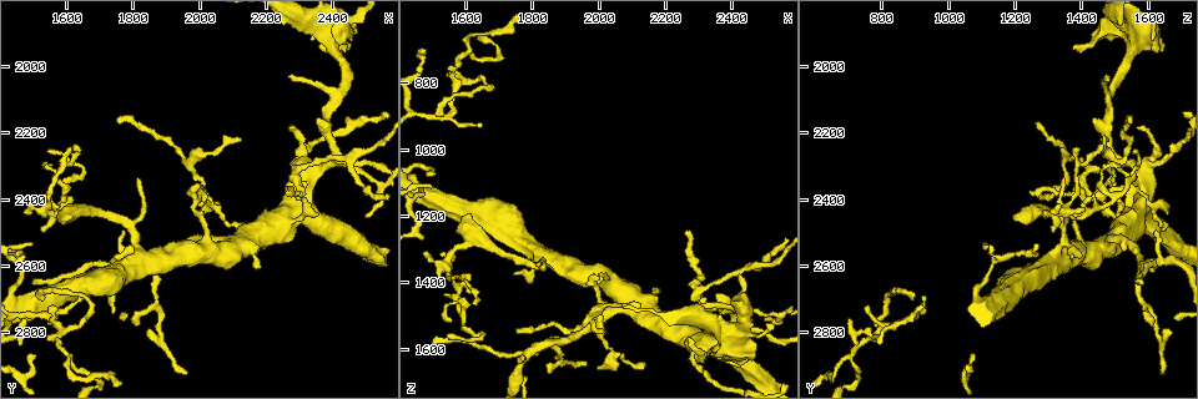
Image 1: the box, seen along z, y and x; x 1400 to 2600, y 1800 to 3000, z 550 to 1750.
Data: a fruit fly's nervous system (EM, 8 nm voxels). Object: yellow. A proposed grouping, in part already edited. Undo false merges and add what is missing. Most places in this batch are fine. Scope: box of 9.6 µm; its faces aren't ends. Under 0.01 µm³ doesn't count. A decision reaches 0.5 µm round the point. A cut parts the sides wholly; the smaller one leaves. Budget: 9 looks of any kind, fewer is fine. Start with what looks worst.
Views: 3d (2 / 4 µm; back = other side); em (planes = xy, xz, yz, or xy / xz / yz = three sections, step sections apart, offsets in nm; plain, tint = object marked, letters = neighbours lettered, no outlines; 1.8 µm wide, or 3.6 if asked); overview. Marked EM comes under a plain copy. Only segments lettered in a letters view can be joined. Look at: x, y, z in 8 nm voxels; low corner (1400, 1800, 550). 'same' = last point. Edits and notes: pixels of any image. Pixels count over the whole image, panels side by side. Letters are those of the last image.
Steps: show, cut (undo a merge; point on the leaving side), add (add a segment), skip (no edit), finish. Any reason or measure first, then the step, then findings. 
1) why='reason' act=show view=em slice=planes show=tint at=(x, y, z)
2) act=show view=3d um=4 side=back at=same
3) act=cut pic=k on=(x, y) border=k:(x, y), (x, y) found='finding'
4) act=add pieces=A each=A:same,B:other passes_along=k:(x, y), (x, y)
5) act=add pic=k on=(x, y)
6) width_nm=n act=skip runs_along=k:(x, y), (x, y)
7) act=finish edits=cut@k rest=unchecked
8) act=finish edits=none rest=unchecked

why='sharp bend' act=show view=3d um=2 at=(2420, 2280, 1500)

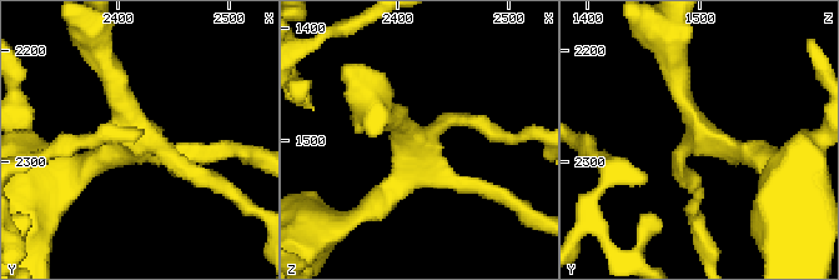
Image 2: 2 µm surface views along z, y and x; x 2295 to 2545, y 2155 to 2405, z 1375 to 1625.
arms=4 why='need the tissue' act=show view=em slice=xy step=8 show=tint at=(2418, 2276, 1508)

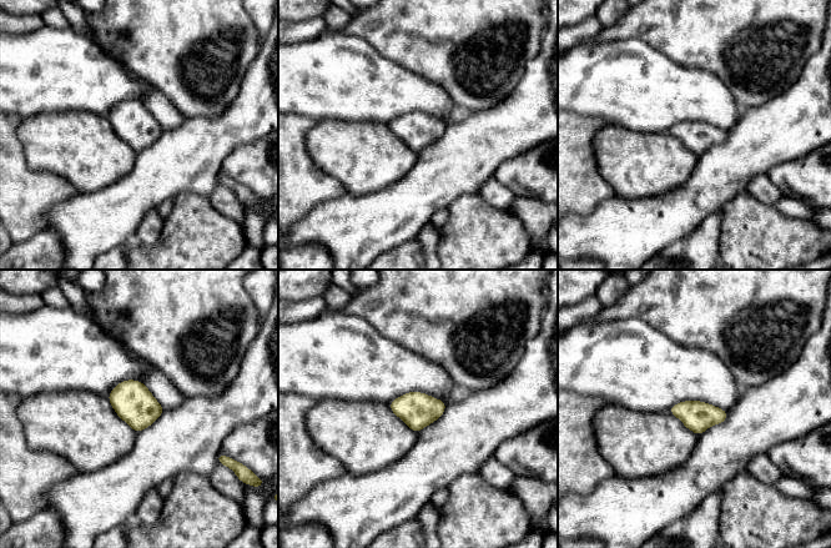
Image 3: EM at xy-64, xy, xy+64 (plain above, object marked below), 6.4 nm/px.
why='another direction' act=show view=em slice=planes show=letters at=same

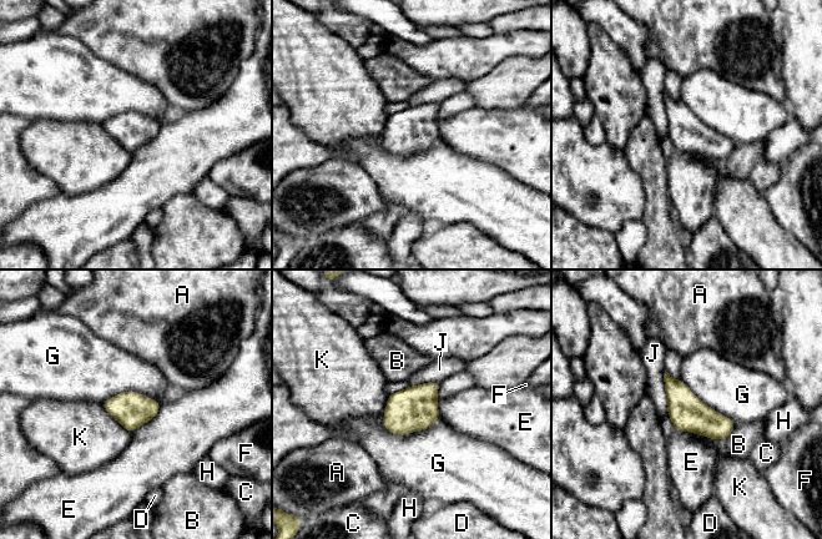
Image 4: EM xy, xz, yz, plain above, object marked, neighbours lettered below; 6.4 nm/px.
act=skip each=A:other,B:other,C:other,D:other,E:other,F:other,G:other,H:other,J:other,K:other border=4:(439, 417), (404, 434), (382, 423) found='all the same cell'

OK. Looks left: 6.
why='arms part here' act=show view=3d um=2 at=(1540, 2450, 1350)

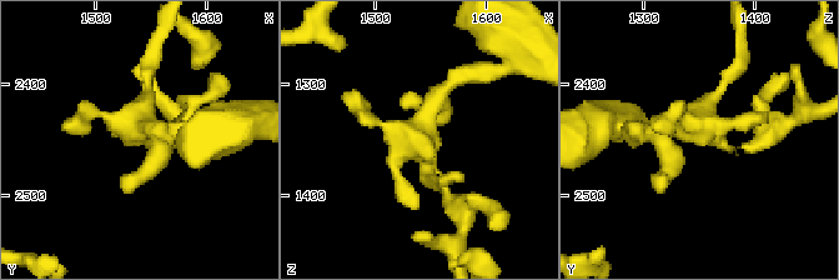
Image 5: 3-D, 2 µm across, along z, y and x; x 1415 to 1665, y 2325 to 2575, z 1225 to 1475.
act=show view=em slice=planes show=tint at=(1542, 2438, 1352)

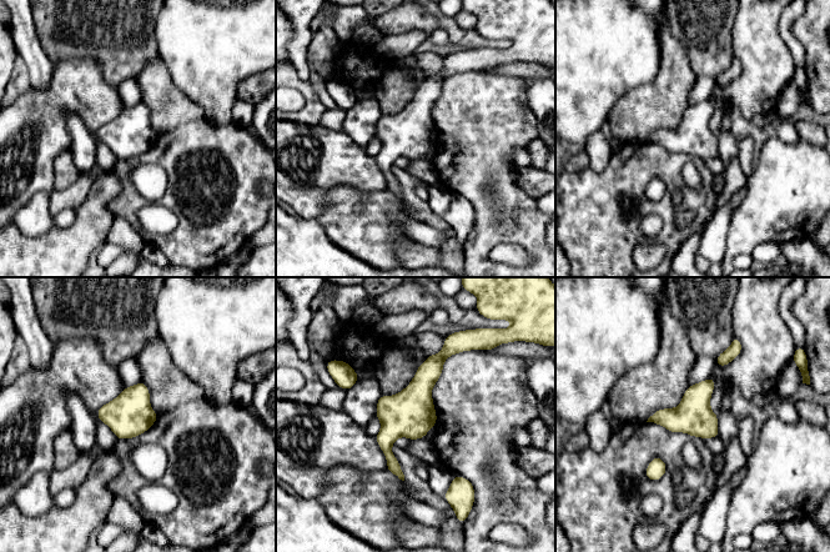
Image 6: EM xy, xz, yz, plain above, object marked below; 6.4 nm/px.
why='what lies round it' act=show view=em slice=planes show=letters at=same

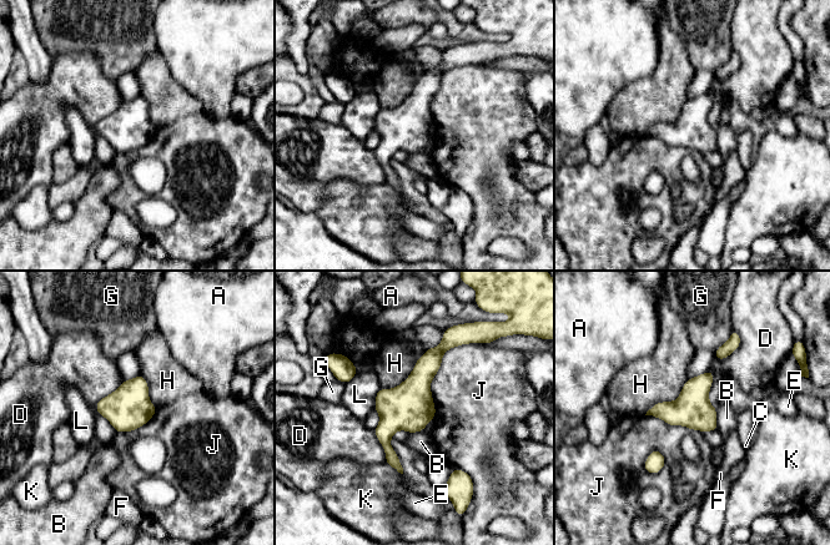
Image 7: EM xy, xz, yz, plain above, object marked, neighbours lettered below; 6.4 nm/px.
act=skip each=A:other,B:other,C:other,D:other,E:other,F:other,G:other,H:other,J:other,K:other,L:other border=7:(709, 369), (709, 402), (715, 408) found='continuous, no second cell'

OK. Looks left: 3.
why='abrupt turn' act=show view=em slice=yz step=4 show=tint at=(2030, 2420, 1630)

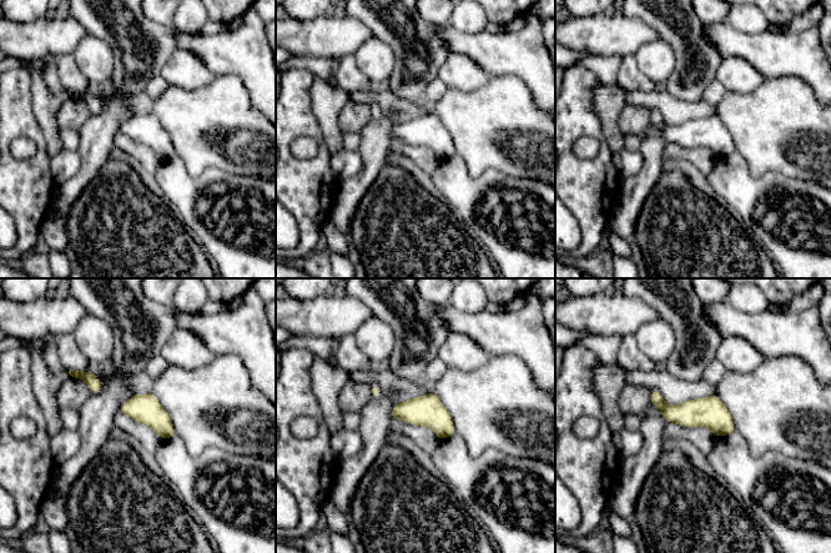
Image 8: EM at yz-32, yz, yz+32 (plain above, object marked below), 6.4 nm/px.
why='cut it another way' act=show view=em slice=planes show=letters at=same

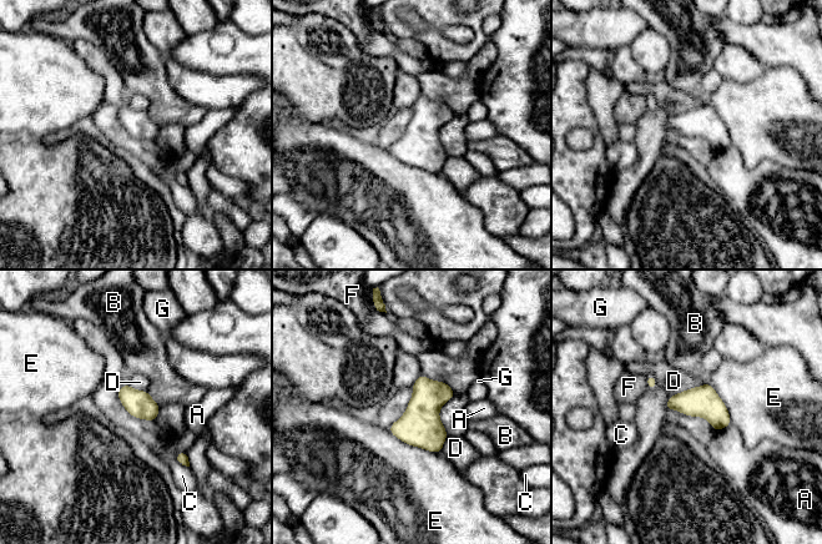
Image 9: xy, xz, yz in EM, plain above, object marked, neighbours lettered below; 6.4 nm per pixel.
width_nm=180 act=skip each=A:other,B:other,C:other,D:other,E:other,F:other,G:other border=9:(707, 382), (671, 396) found='one cell here'

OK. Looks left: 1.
act=finish edits=none rest=unchecked

